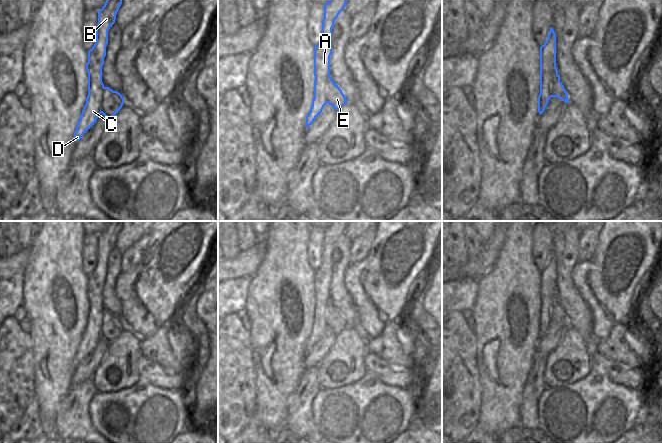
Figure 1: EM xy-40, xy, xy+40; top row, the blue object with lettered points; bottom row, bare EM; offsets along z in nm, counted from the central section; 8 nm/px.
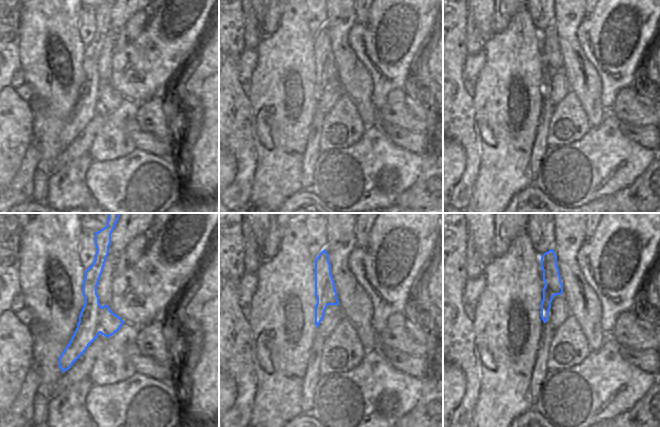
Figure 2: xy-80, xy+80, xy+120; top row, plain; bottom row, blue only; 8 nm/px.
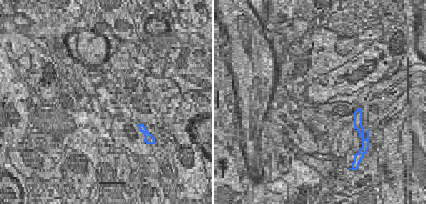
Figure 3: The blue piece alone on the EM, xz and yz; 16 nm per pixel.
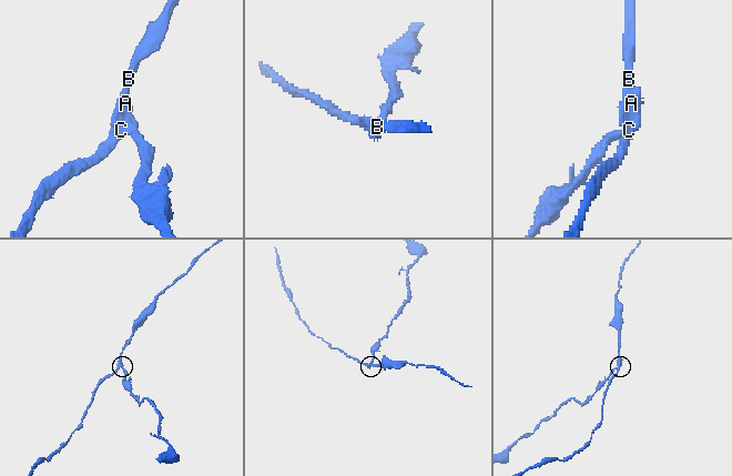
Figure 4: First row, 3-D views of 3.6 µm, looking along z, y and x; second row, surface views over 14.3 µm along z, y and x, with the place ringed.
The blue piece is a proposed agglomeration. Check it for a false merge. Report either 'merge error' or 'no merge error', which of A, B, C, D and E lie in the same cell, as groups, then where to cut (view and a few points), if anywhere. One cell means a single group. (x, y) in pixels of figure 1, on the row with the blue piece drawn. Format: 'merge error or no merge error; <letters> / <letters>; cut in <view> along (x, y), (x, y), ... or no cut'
merge error; A B C D / E; cut in xy+40 along (554, 72), (550, 84), (552, 96)

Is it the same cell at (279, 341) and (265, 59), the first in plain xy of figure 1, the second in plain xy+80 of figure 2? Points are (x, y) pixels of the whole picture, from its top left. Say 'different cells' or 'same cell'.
same cell

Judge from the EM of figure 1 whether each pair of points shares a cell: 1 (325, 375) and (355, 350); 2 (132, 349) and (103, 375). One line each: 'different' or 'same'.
1: same
2: same

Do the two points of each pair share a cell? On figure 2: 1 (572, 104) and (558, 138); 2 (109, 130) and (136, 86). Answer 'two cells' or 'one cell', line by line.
1: one cell
2: two cells

